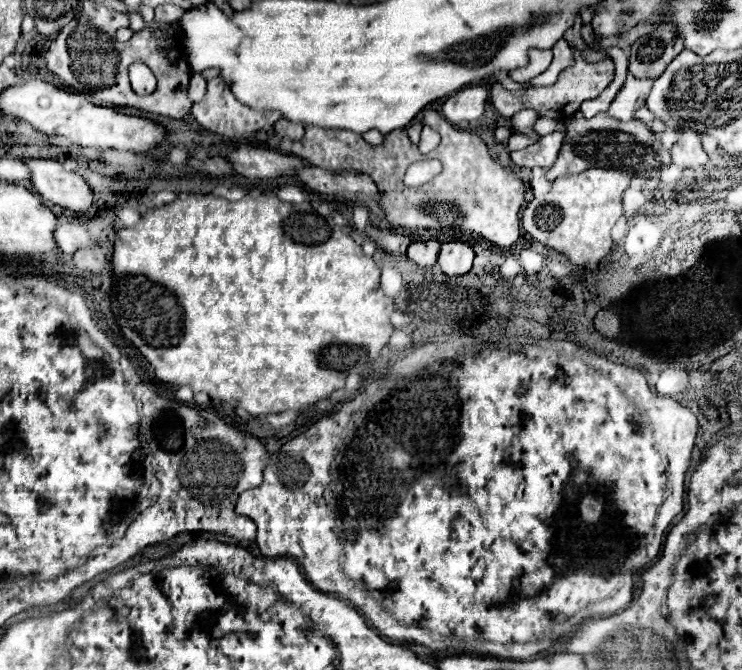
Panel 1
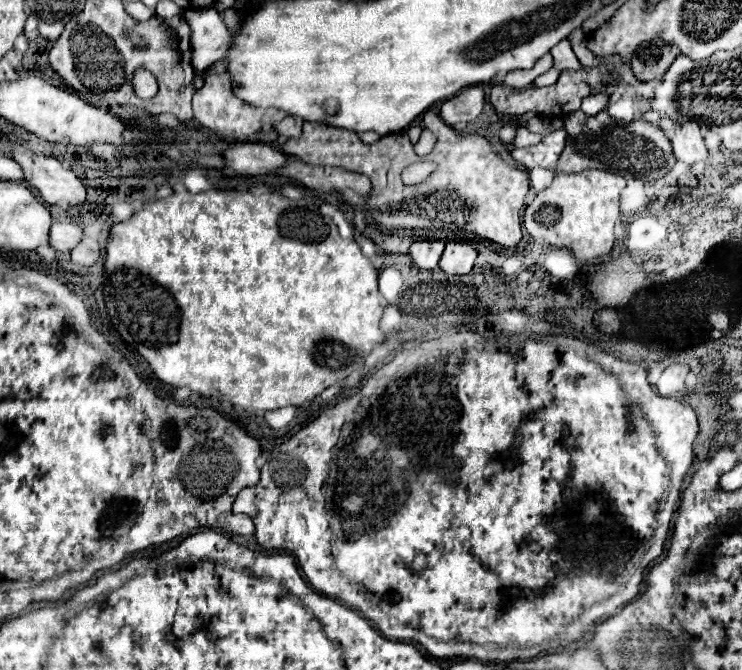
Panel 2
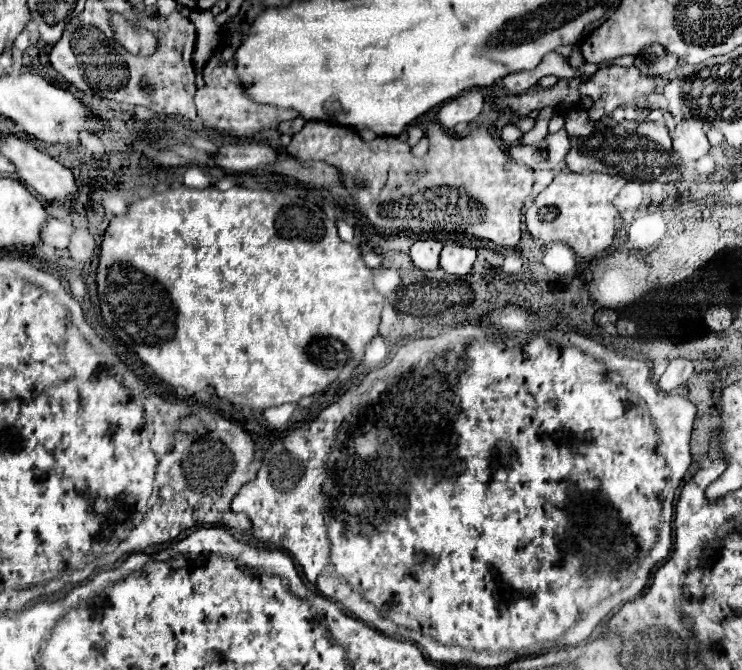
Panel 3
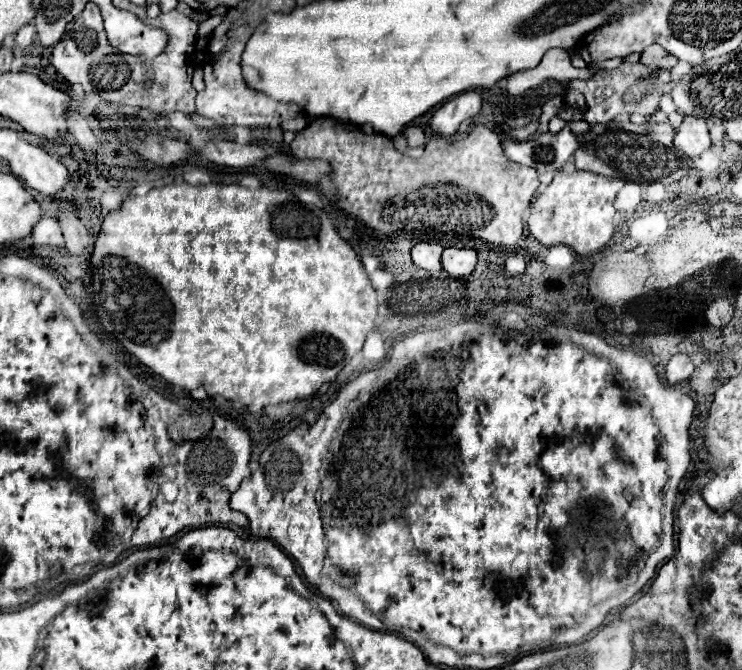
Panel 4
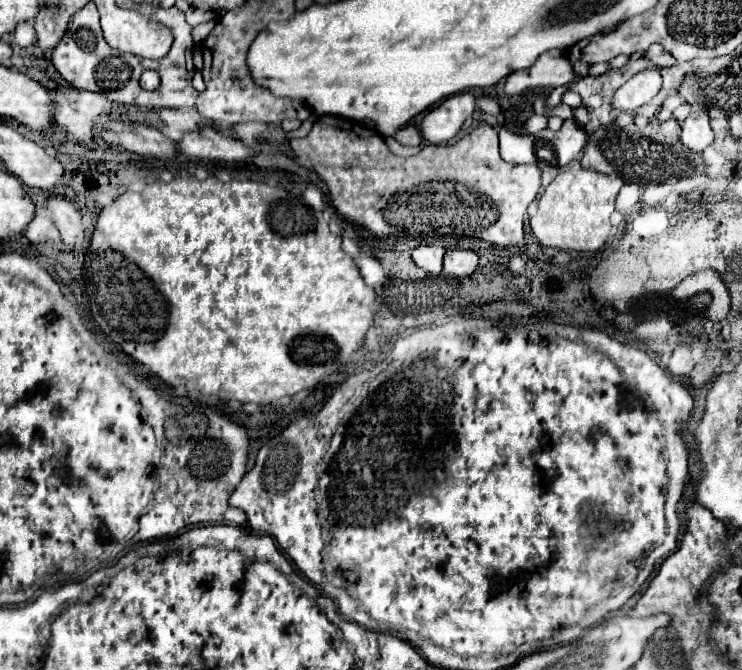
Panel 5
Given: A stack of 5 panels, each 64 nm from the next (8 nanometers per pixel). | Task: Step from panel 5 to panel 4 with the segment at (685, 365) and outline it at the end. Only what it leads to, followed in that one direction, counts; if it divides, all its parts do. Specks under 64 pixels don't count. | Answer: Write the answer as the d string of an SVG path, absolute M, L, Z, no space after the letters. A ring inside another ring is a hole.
M676 354L676 356L670 360L670 364L666 366L666 378L672 380L674 384L678 384L678 382L690 378L692 370L694 370L692 360L690 360L688 356L684 356L684 354Z

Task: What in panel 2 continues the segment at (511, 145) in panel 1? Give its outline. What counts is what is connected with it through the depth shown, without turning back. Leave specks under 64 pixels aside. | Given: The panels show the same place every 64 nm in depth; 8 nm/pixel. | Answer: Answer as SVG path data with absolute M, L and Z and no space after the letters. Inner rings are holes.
M516 128L516 136L512 141L512 146L516 148L523 148L538 144L542 140L540 134L534 132L524 132L524 128Z

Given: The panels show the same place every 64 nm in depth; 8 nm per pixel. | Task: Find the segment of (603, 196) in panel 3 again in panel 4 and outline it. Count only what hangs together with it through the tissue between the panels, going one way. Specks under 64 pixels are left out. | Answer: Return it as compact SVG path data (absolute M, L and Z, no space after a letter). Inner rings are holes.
M558 172L552 184L536 198L528 218L530 234L544 246L564 244L576 254L600 252L614 236L614 198L624 186L618 178L586 172Z

